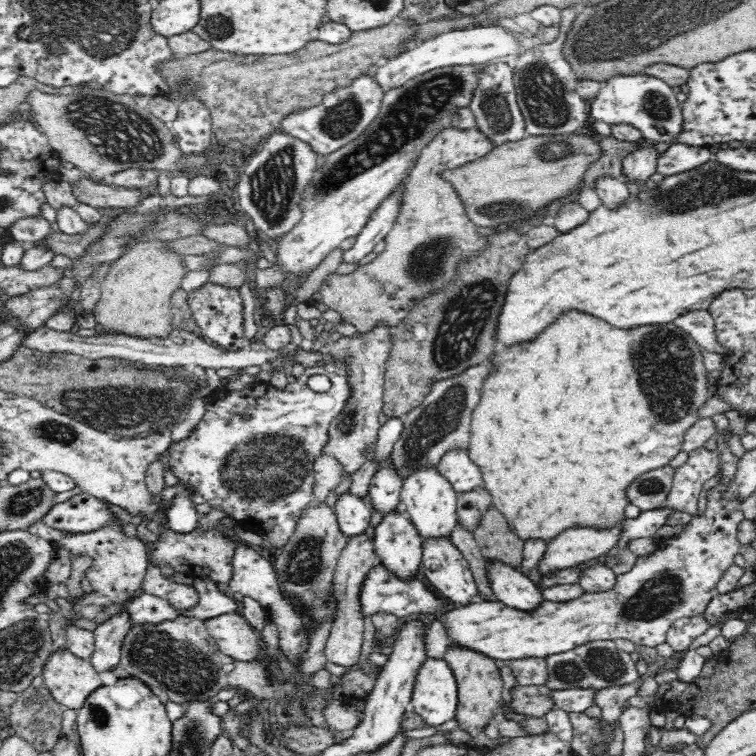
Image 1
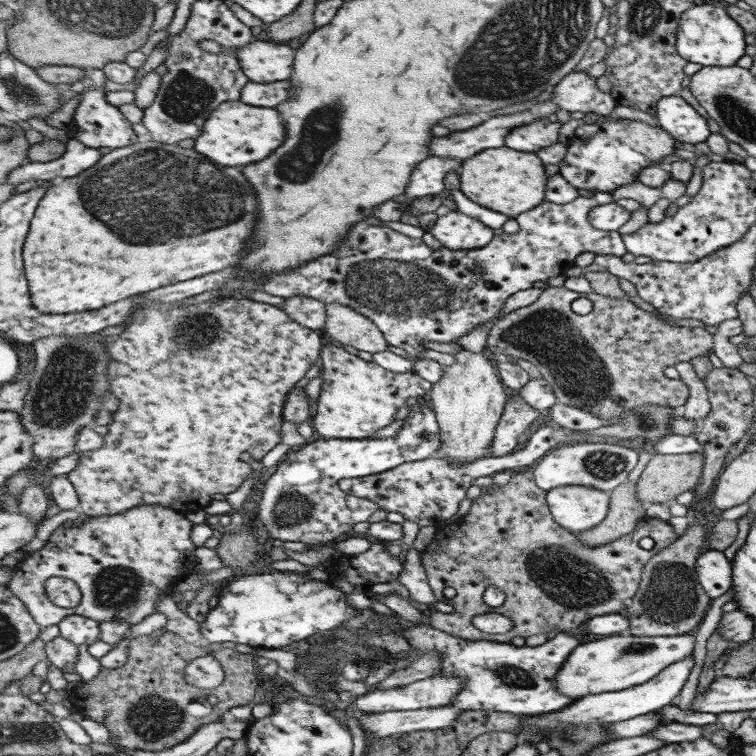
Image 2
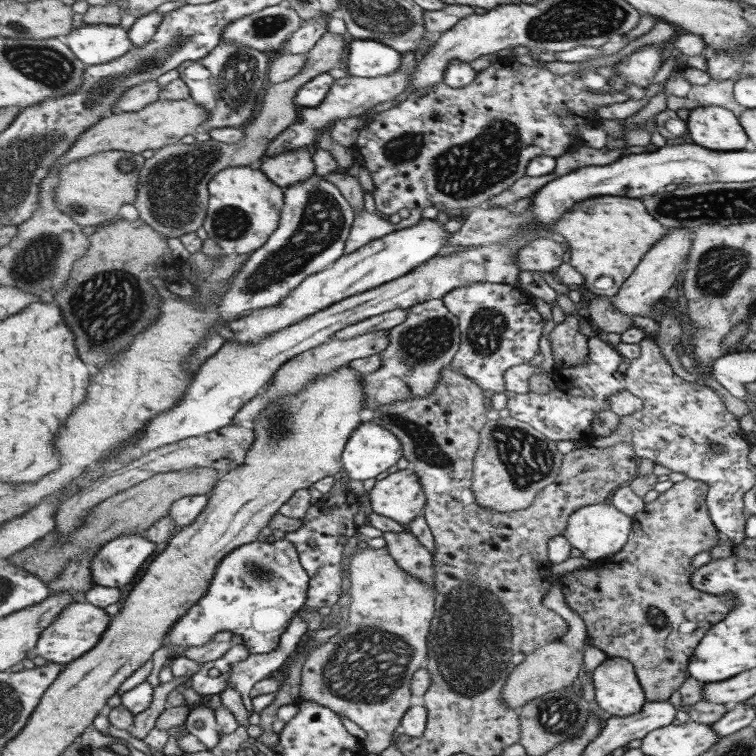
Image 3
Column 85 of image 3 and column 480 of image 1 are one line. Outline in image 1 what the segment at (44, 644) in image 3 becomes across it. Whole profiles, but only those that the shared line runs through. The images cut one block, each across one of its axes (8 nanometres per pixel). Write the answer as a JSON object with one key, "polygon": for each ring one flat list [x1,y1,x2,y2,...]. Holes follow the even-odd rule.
{"polygon":[[726,413,722,414,714,414,712,416,714,419,715,425,717,426,717,452,719,453,719,460,721,466,724,471,724,482,718,486,718,488,714,488,710,494,708,494,708,508,705,508,705,511,701,515,697,515,692,518,692,520,682,528,682,530,675,534,673,537,659,540,656,547,657,551,649,556,638,557,635,562,633,568,624,574,619,574,617,576,617,583,612,590,607,590,606,592,595,592,595,593,584,593,582,596,575,598,574,600,570,600,570,602,565,603,557,603,549,600,544,600,542,606,536,609,535,611,521,611,518,609,510,608,506,606,503,602,498,600,496,601,482,601,477,600,476,602,472,602,472,604,468,606,456,606,453,610,449,612,440,612,436,615,436,619,440,621,441,628,444,629,445,640,448,641,448,648,462,648,462,649,470,649,474,653,480,653,485,657,488,657,496,662,504,662,507,660,520,660,527,658,546,658,550,657,553,654,560,654,563,652,568,652,569,650,575,649,576,647,582,646,586,643,591,643,594,641,612,641,614,638,626,638,626,640,631,640,635,644,642,644,642,646,651,646,656,647,658,644,662,644,666,642,666,637,668,634,668,629,672,626,672,623,679,618,686,616,694,616,696,614,703,614,703,612,707,609,708,603,714,598,719,596,719,580,725,575,726,570,728,570,729,566,734,564,733,558,739,552,739,541,737,540,737,528,740,522,744,520,744,515,741,509,740,501,724,501,720,499,720,494,726,490,726,484,732,480,732,476,734,476,734,472,736,472,736,466,739,462,739,459,732,454,730,451,728,444,726,443,728,438,724,437,725,432,730,432,729,428,729,420,726,417]]}

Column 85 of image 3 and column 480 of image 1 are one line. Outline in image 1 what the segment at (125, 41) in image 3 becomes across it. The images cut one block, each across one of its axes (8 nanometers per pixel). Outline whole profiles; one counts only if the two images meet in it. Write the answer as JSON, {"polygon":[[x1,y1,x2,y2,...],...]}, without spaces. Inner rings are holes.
{"polygon":[[479,24,468,26,466,29,451,30,450,32,431,36,418,41,414,48,390,57,386,66,378,68,371,75,382,92,402,86,415,76,435,70,439,67,455,66,454,64,486,64,499,57,507,55,518,56,521,45,514,35,503,27,494,24]]}

